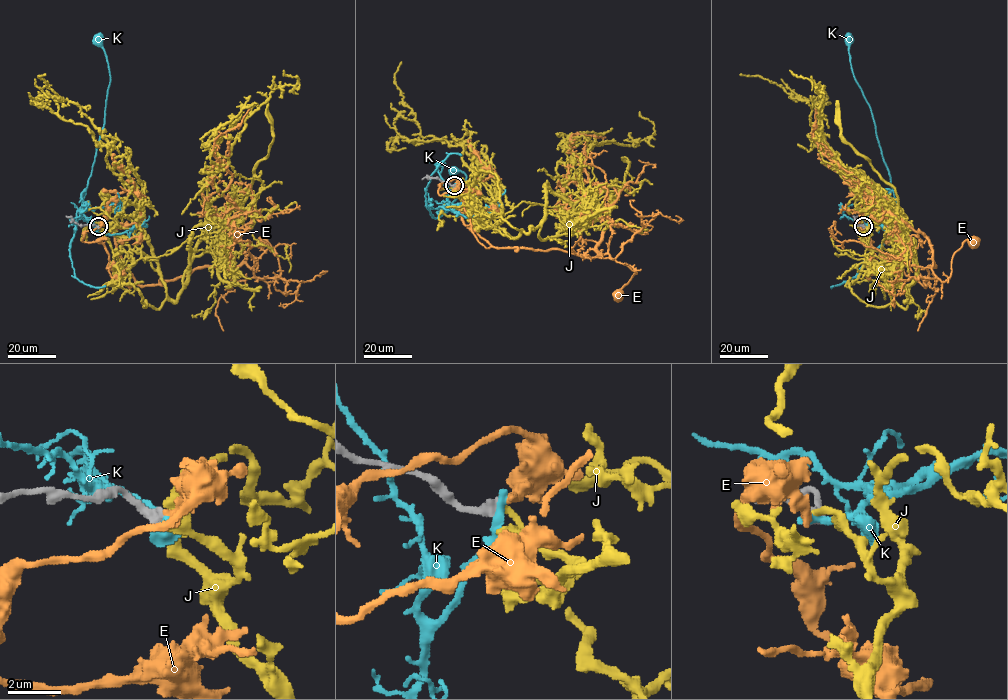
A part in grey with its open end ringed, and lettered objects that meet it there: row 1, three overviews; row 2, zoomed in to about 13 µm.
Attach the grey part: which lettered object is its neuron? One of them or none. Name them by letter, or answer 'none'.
J

